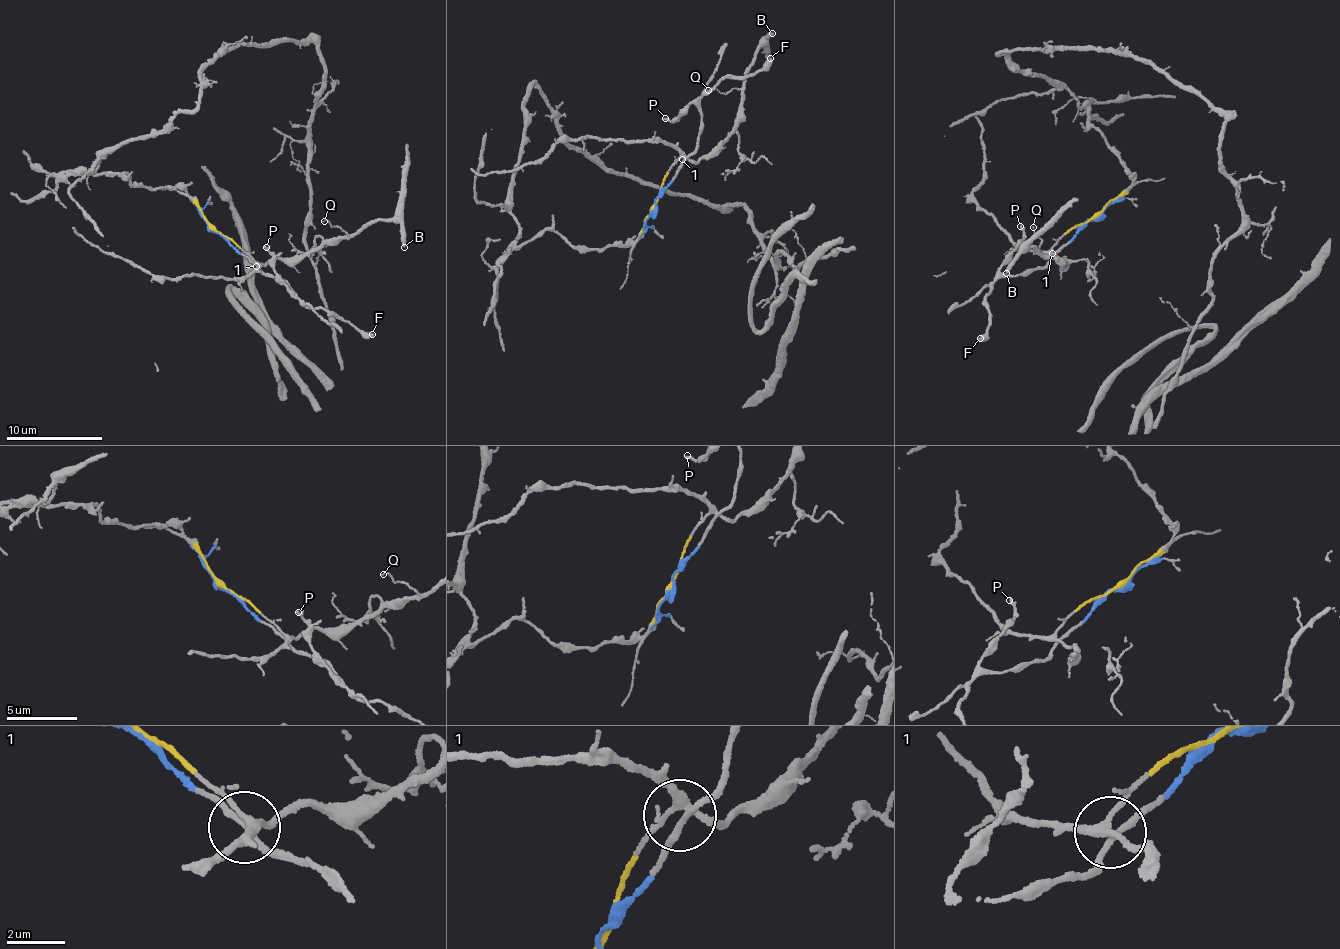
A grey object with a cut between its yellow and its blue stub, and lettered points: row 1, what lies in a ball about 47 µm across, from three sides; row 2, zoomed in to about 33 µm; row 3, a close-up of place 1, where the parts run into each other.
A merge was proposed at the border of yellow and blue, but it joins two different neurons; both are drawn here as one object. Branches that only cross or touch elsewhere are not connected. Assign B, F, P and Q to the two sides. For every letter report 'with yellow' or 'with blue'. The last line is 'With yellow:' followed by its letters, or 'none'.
B: with yellow
F: with blue
P: with blue
Q: with yellow
With yellow: B, Q

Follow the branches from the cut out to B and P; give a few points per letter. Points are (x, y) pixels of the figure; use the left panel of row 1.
B: (213, 230), (263, 265), (297, 258), (347, 238), (383, 219), (400, 225), (403, 247)
P: (212, 229), (256, 266), (293, 290), (289, 290), (265, 247)

